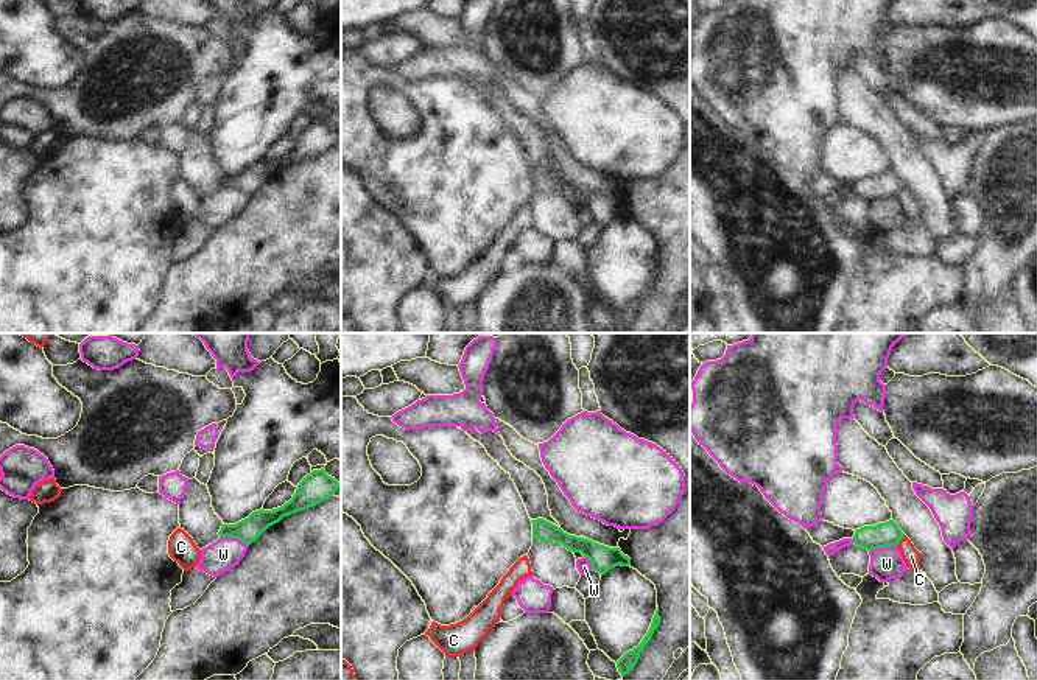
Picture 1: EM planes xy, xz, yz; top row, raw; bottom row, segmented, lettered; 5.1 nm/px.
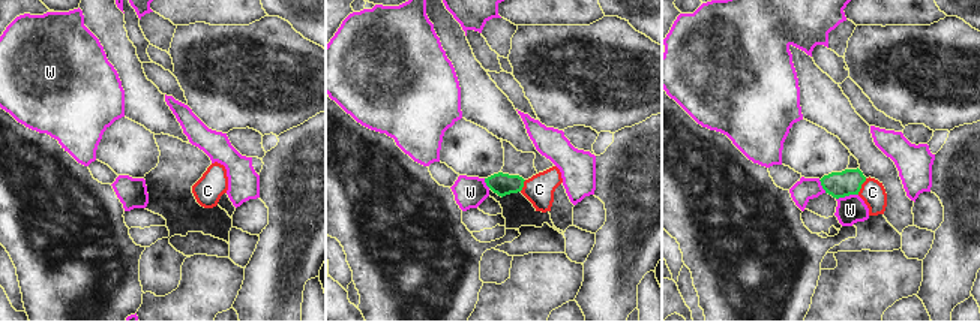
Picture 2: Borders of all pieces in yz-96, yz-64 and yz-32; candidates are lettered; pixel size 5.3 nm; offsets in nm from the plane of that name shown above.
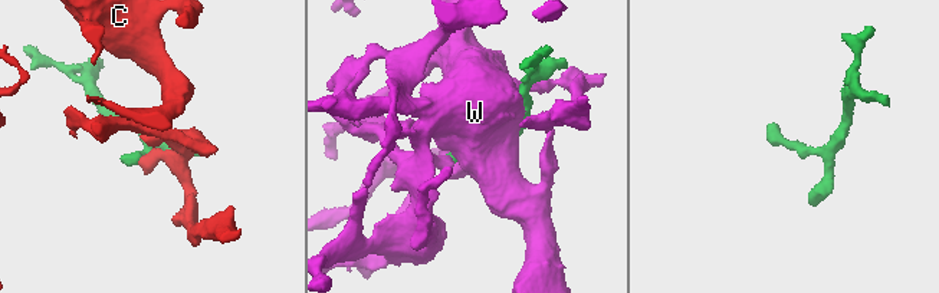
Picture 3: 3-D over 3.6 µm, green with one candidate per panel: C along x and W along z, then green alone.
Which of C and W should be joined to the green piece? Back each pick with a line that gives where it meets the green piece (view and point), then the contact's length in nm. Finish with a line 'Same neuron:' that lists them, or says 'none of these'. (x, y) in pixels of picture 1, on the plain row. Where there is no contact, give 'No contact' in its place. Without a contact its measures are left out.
Same neuron: none of these

